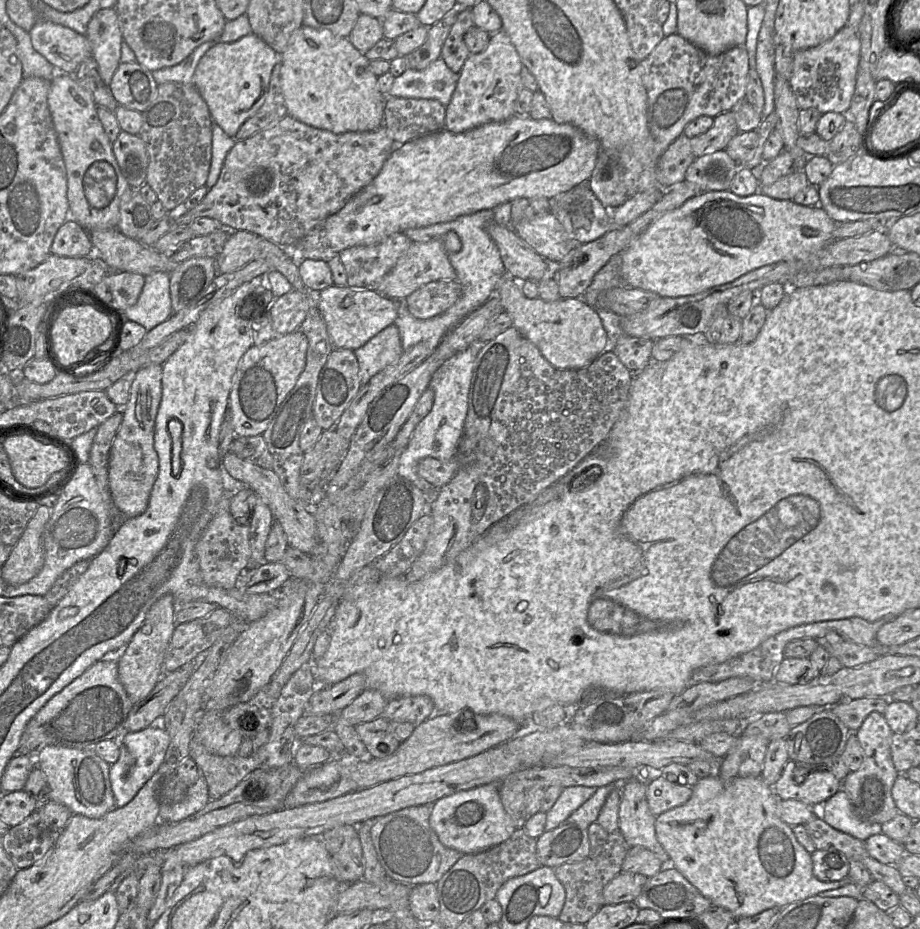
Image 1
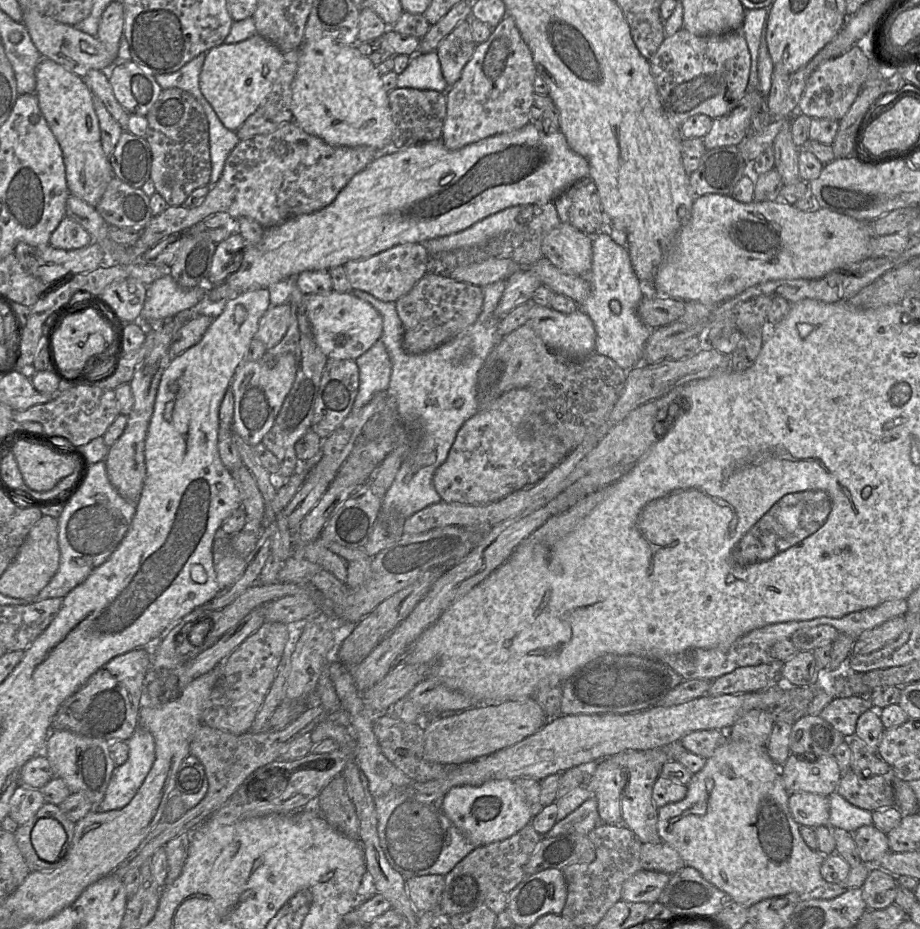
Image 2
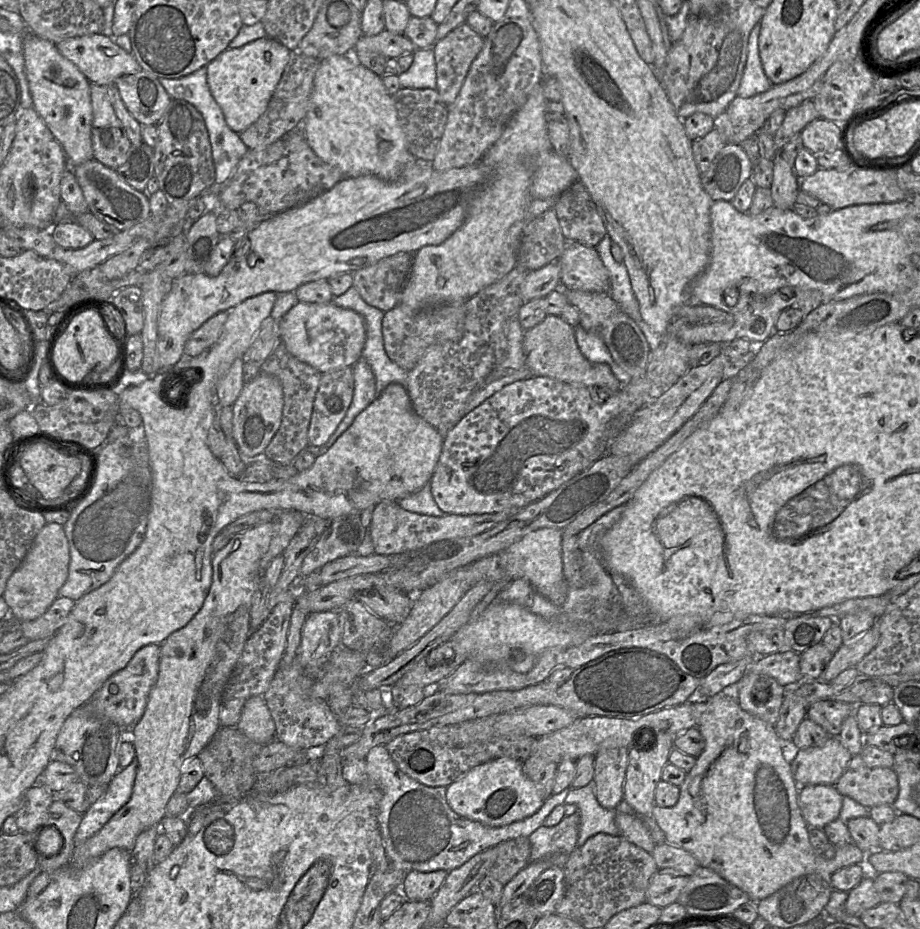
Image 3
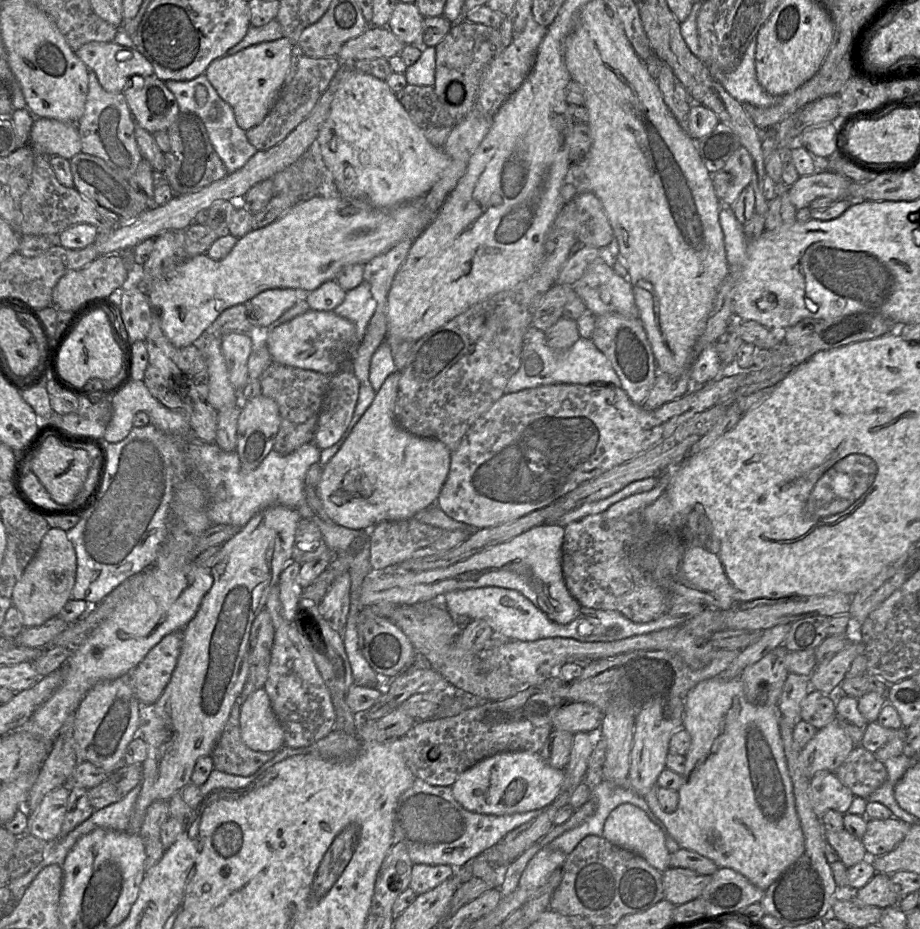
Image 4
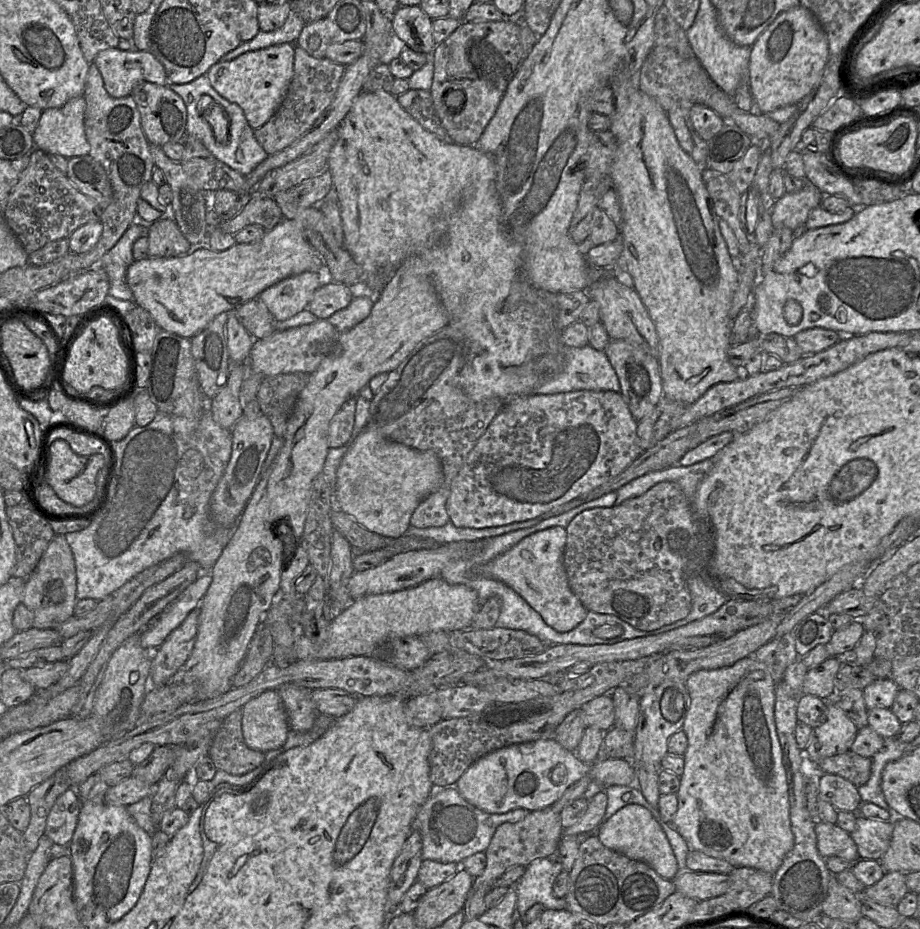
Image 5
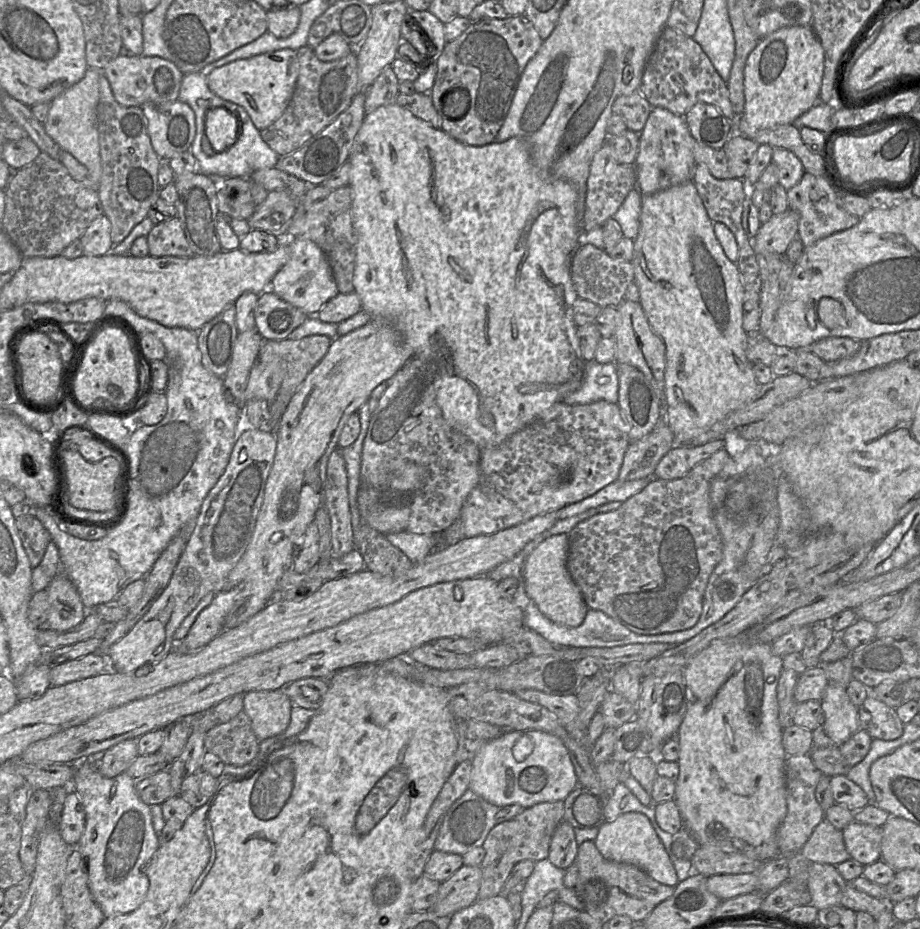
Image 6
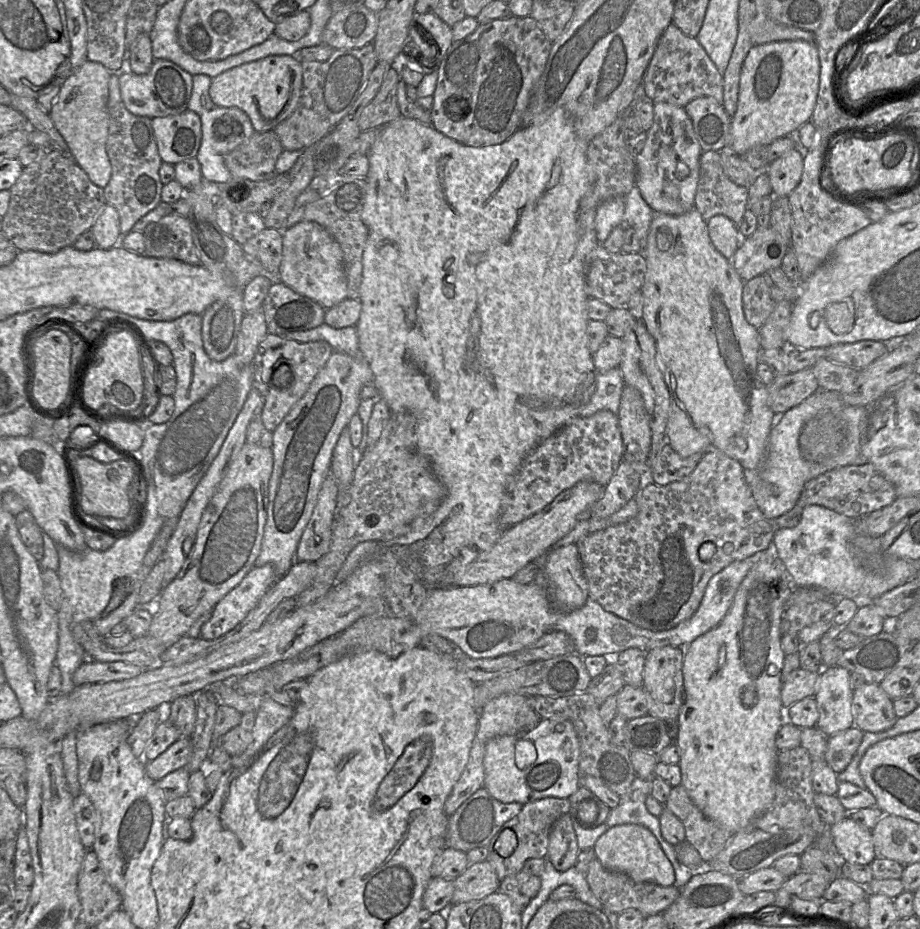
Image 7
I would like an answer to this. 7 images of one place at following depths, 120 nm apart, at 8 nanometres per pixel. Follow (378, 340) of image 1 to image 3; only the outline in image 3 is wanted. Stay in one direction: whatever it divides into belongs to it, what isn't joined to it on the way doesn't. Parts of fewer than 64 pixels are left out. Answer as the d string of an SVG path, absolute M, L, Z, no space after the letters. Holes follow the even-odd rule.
M360 358L355 365L353 365L353 372L355 378L355 390L352 402L344 419L324 445L318 447L309 443L305 448L312 452L316 457L325 453L351 426L355 418L377 397L376 380L369 364L364 359Z

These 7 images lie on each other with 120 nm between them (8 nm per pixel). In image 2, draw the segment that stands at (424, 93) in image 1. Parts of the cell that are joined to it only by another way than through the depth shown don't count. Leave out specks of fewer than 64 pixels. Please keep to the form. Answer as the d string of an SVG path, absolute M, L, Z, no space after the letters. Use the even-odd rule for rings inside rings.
M437 52L417 53L411 56L408 66L397 77L396 88L446 93L449 87L443 77Z

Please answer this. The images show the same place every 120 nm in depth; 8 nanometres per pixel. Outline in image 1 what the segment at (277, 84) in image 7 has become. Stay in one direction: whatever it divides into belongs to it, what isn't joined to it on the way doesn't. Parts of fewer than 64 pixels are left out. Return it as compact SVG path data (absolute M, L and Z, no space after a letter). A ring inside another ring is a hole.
M251 33L231 43L216 42L199 60L193 85L206 102L211 119L230 137L263 104L270 76L279 54L260 37Z

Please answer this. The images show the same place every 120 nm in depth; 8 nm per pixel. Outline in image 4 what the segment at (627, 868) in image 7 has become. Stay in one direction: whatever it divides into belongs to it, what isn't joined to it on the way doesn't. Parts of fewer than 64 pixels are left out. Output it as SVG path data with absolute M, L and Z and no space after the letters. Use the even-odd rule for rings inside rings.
M623 803L611 811L604 825L603 837L614 845L643 857L660 872L664 872L670 867L670 852L667 849L662 830L650 820L642 809L633 804Z

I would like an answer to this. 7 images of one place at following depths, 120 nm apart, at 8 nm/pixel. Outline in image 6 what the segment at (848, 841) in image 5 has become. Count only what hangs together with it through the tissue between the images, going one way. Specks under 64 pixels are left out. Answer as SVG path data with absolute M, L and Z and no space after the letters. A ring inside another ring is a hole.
M823 819L813 830L800 853L810 863L838 865L851 857L846 850L843 833Z

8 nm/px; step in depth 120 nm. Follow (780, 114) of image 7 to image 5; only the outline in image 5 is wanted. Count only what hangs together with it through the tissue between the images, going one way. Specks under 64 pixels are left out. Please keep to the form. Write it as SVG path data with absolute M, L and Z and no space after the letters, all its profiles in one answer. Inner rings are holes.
M799 5L780 13L751 46L749 87L756 110L769 113L811 95L828 59L826 33L807 8Z

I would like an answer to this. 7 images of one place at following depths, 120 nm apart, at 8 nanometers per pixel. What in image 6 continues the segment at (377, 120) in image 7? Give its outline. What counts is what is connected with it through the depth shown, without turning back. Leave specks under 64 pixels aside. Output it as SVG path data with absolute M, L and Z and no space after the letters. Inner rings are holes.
M392 67L384 68L366 91L365 114L372 113L380 106L395 104L399 82Z

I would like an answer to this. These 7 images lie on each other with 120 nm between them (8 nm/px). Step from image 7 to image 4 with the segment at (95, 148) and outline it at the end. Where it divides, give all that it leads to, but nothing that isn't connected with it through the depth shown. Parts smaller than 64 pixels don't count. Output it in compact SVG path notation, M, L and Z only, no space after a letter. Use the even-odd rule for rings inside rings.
M36 118L31 128L29 144L35 154L60 156L70 160L81 152L78 126L51 118Z

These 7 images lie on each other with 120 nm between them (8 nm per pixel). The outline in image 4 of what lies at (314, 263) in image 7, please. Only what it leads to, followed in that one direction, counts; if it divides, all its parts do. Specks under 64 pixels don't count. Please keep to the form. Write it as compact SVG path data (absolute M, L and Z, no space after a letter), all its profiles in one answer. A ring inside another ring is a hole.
M275 288L263 291L244 305L255 327L267 327L290 309L299 299L305 300L308 291Z

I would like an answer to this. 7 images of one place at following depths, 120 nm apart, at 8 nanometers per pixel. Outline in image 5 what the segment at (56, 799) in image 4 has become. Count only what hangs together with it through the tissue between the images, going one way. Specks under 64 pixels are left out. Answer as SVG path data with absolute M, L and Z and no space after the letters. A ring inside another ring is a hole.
M74 788L67 789L55 801L46 821L45 835L59 846L68 846L80 815L81 799Z

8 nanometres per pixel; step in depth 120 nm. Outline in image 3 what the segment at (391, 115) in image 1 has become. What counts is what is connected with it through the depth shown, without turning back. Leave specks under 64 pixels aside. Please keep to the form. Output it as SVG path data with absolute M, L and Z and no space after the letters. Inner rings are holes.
M400 88L392 94L399 124L405 134L409 152L417 161L432 162L438 150L448 118L448 106L436 89Z

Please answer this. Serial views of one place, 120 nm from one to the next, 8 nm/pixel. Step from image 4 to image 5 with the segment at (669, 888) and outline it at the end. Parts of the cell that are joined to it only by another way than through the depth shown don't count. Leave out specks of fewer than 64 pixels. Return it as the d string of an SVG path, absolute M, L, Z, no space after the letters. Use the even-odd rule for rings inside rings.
M680 870L672 880L676 891L697 901L724 895L730 887L729 875L714 872Z

